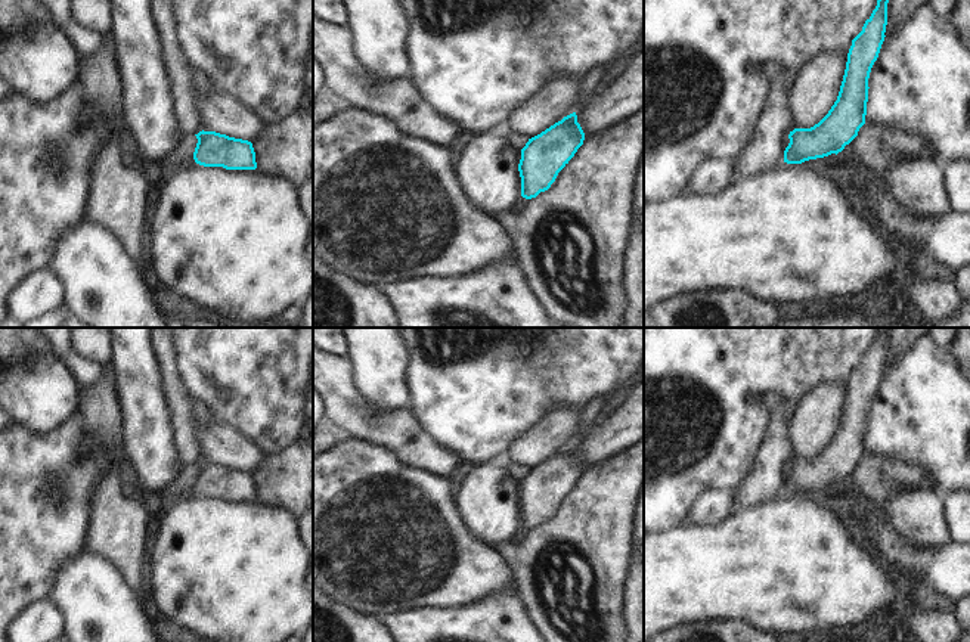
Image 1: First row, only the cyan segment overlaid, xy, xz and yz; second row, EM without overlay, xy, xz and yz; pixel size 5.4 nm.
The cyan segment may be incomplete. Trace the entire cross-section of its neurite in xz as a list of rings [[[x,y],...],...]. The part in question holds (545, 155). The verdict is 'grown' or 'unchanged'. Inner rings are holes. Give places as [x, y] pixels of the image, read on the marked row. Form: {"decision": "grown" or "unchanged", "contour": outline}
{"decision": "unchanged", "contour": [[[576,112],[564,117],[540,134],[529,139],[521,149],[518,171],[521,196],[536,198],[555,182],[558,173],[568,164],[583,145],[585,133]]]}

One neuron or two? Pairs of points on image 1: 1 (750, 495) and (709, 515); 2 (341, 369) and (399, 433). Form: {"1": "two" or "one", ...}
{"1": "two", "2": "one"}

